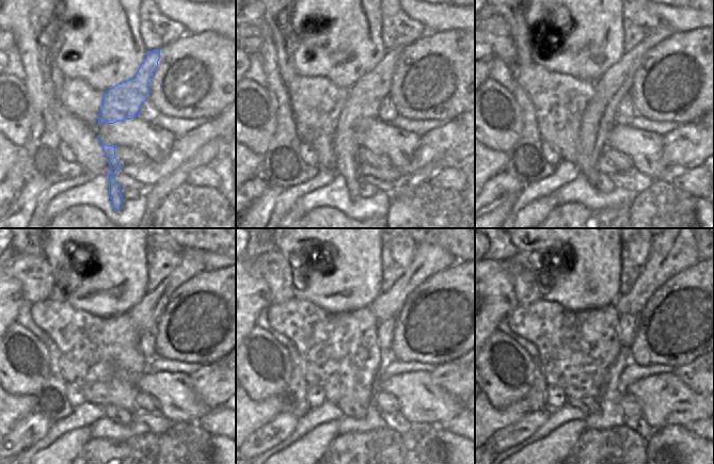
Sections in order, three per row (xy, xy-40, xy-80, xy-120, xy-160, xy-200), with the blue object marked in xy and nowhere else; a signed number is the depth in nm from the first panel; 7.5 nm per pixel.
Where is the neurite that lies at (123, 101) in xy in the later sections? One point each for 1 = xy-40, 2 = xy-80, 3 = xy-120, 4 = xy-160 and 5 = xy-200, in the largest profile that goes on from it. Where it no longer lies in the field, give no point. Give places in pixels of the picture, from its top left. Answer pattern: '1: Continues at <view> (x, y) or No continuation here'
1: Continues at xy-40 (364, 98)
2: Continues at xy-80 (600, 115)
3: Continues at xy-120 (146, 313)
4: Continues at xy-160 (429, 258)
5: Continues at xy-200 (673, 250)

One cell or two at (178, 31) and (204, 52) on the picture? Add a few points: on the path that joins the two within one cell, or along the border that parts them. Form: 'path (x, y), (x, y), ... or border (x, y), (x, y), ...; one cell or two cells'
border (186, 32), (161, 47); two cells

